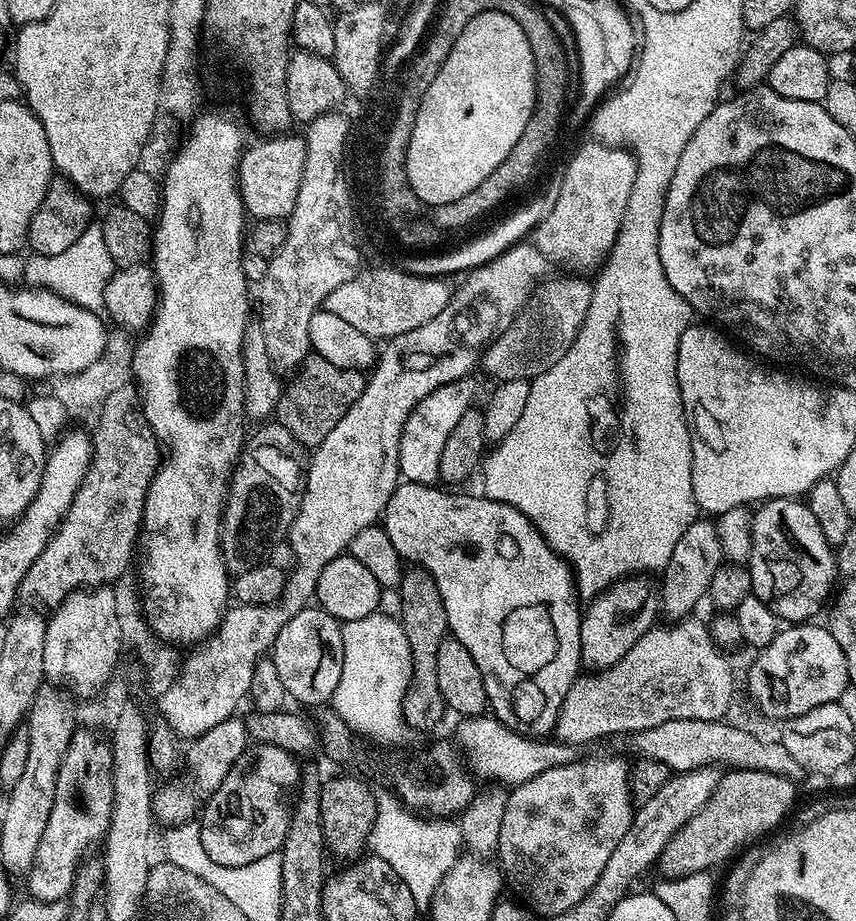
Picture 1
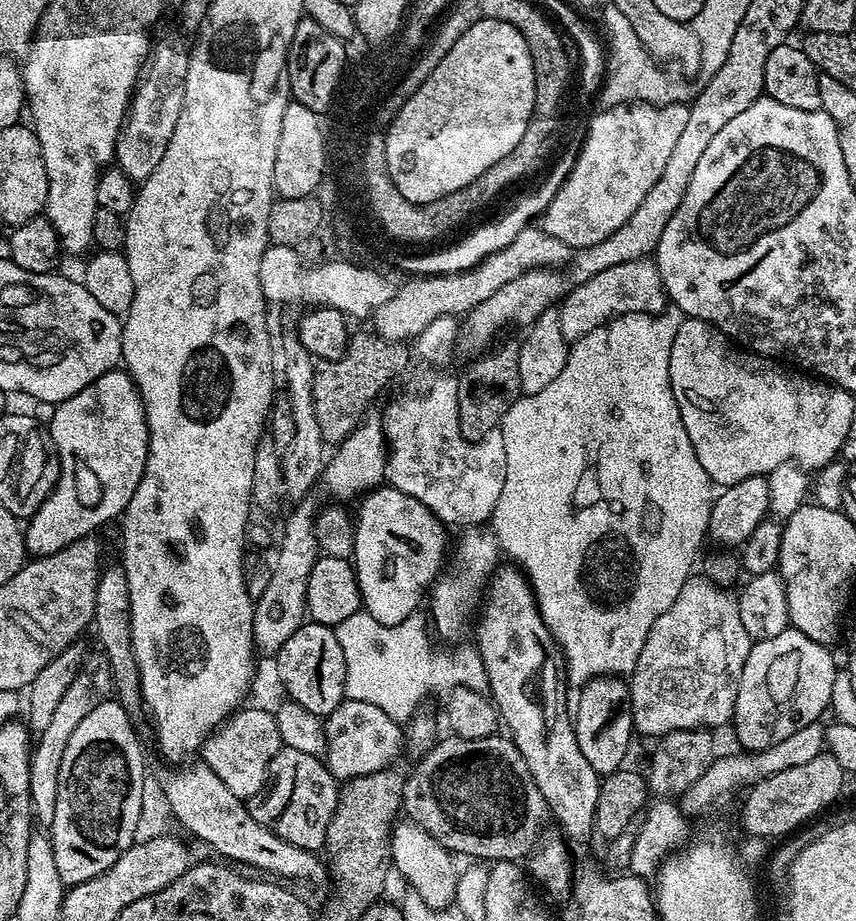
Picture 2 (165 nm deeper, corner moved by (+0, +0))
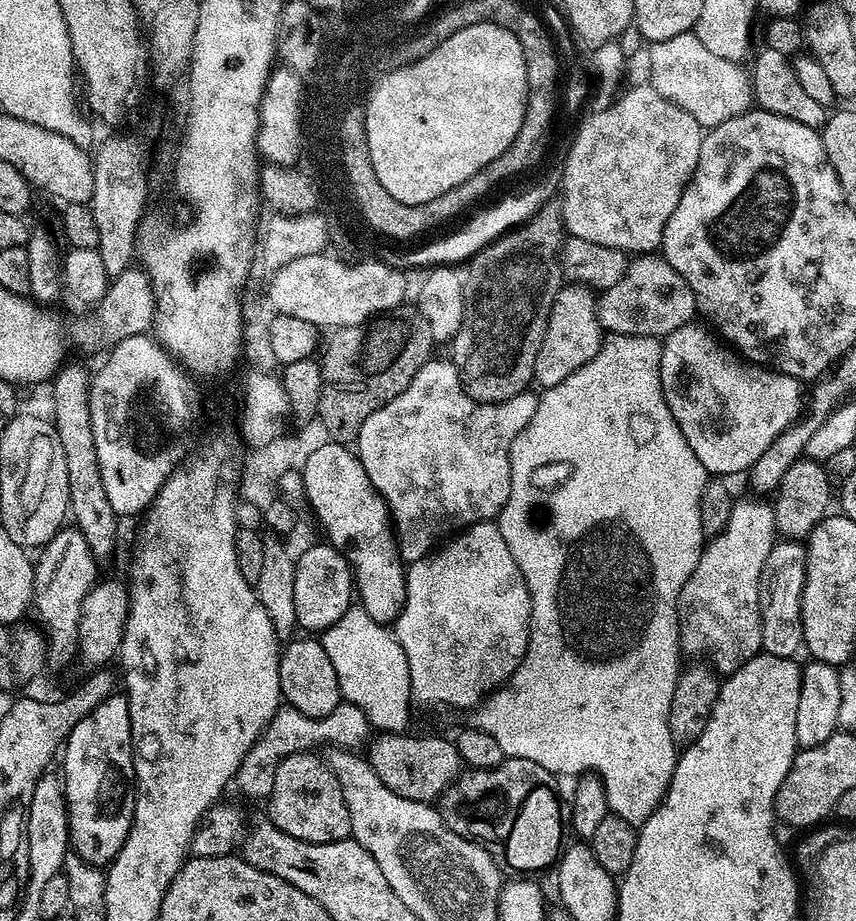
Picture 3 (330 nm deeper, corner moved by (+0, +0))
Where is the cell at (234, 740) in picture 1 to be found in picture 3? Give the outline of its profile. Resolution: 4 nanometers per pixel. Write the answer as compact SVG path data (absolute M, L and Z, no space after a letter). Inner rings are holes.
M341 701L330 715L323 719L312 719L301 711L287 704L276 709L268 727L256 740L254 746L242 760L234 780L241 790L250 798L267 799L271 796L274 786L274 774L277 768L290 754L313 751L316 746L331 746L345 750L361 749L371 737L372 727L364 711L348 701Z

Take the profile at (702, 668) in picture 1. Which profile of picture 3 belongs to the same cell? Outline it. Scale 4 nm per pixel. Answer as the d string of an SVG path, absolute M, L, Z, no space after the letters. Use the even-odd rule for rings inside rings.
M752 498L756 500L740 500L737 499L730 510L730 522L726 522L726 530L722 530L722 534L711 537L705 543L704 550L698 558L698 566L694 566L694 570L690 574L690 578L685 582L683 590L680 591L680 647L685 653L688 652L692 658L706 657L707 663L711 665L717 673L731 674L741 668L746 662L750 662L754 657L761 655L760 646L760 575L764 569L766 558L770 558L770 550L773 544L777 543L778 533L776 531L776 523L774 522L774 510L771 503L764 498Z

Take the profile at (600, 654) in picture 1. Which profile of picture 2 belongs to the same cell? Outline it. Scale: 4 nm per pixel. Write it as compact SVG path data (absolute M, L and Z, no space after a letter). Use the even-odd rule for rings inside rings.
M596 676L579 689L580 697L574 700L572 729L578 738L578 750L586 762L594 766L601 778L617 772L625 763L628 747L632 744L632 698L630 688L623 679L615 676Z

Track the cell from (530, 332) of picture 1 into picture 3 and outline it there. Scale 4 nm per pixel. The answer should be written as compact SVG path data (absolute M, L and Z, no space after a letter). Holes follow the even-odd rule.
M660 254L637 255L622 278L614 286L603 289L596 302L596 317L601 329L618 336L663 338L678 330L678 326L693 323L697 312L694 290L686 286L686 278L670 267Z

